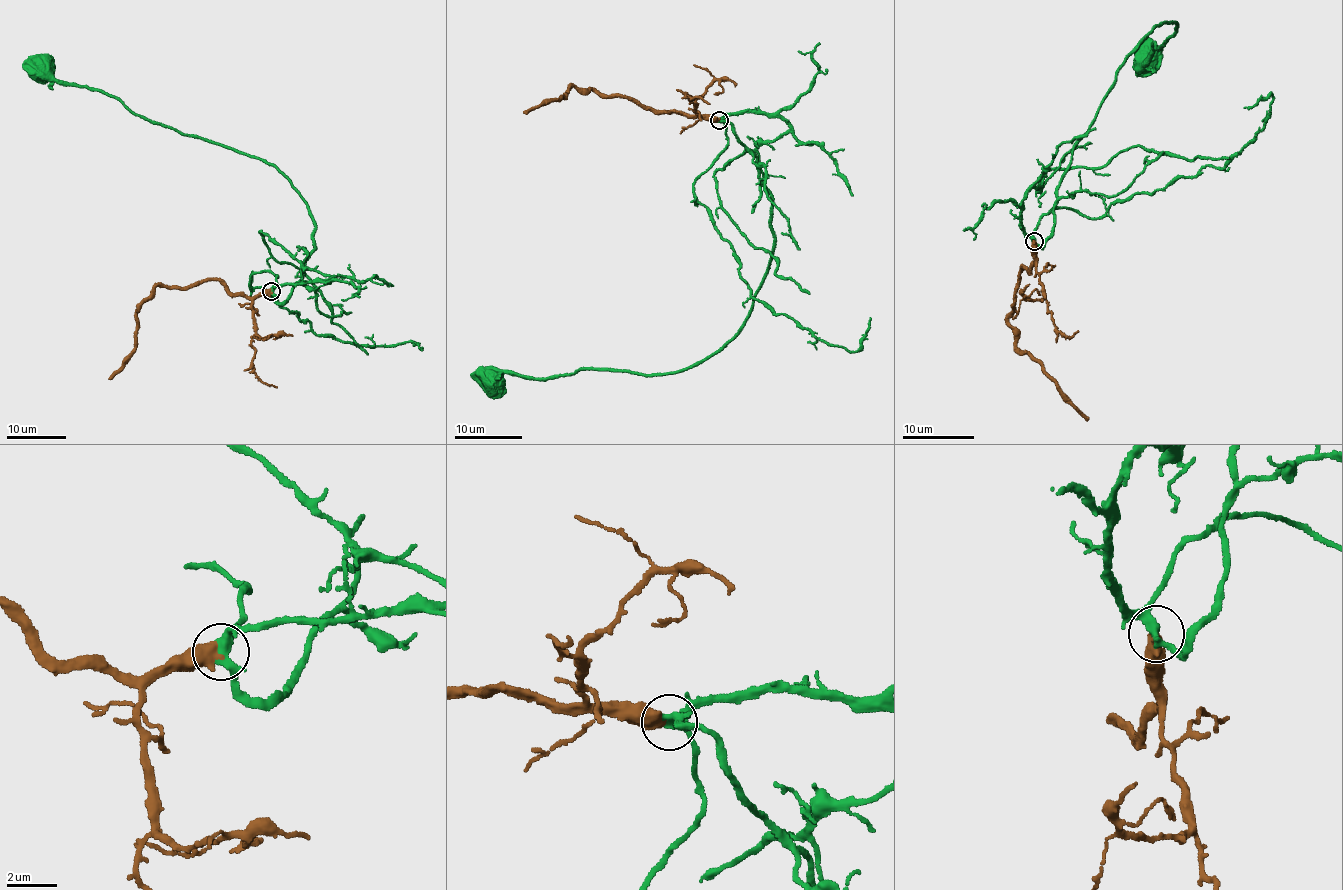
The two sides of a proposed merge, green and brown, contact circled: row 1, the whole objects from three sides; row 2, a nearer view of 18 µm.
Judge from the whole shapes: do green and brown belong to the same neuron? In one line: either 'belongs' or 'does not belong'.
belongs

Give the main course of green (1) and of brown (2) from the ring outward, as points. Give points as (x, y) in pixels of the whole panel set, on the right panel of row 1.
1: (1034, 242), (1050, 235), (1057, 186), (1124, 58), (1162, 23), (1178, 26), (1151, 59)
2: (1034, 243), (1032, 272), (1019, 267), (1014, 313), (1008, 320), (1015, 345), (1028, 355), (1088, 419)

